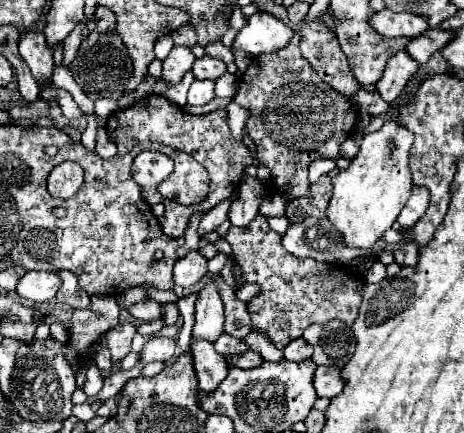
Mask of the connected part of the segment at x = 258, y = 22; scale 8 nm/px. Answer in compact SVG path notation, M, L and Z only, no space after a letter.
M257 11L247 17L247 25L237 33L233 49L241 49L253 57L263 53L275 53L291 41L293 29L271 13Z

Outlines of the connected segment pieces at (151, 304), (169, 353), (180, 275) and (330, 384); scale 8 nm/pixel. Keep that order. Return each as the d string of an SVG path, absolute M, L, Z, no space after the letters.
M139 301L139 305L131 305L131 309L127 309L129 315L133 315L135 319L141 321L153 321L153 319L161 319L161 303L157 301Z
M155 337L151 341L145 343L143 347L143 363L151 363L151 361L171 361L175 357L175 349L177 349L177 341L169 339L169 337Z
M199 251L187 253L183 259L175 263L173 281L179 287L193 287L207 275L207 259L199 255Z
M317 367L315 369L313 387L319 397L333 399L335 395L339 395L339 391L343 389L343 381L341 381L339 371L341 369L331 369L331 367Z

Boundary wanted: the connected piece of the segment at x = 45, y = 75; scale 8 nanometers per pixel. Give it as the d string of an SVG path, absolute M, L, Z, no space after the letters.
M29 31L21 35L19 41L19 53L25 59L25 63L29 65L35 81L39 85L45 85L49 81L53 81L53 53L45 43L43 33L37 31Z

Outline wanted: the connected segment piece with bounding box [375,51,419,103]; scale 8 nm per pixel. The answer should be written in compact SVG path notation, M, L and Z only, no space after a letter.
M399 51L395 57L391 57L385 65L383 77L377 81L377 91L387 103L393 103L409 83L409 79L417 73L419 63L415 63L405 51Z

